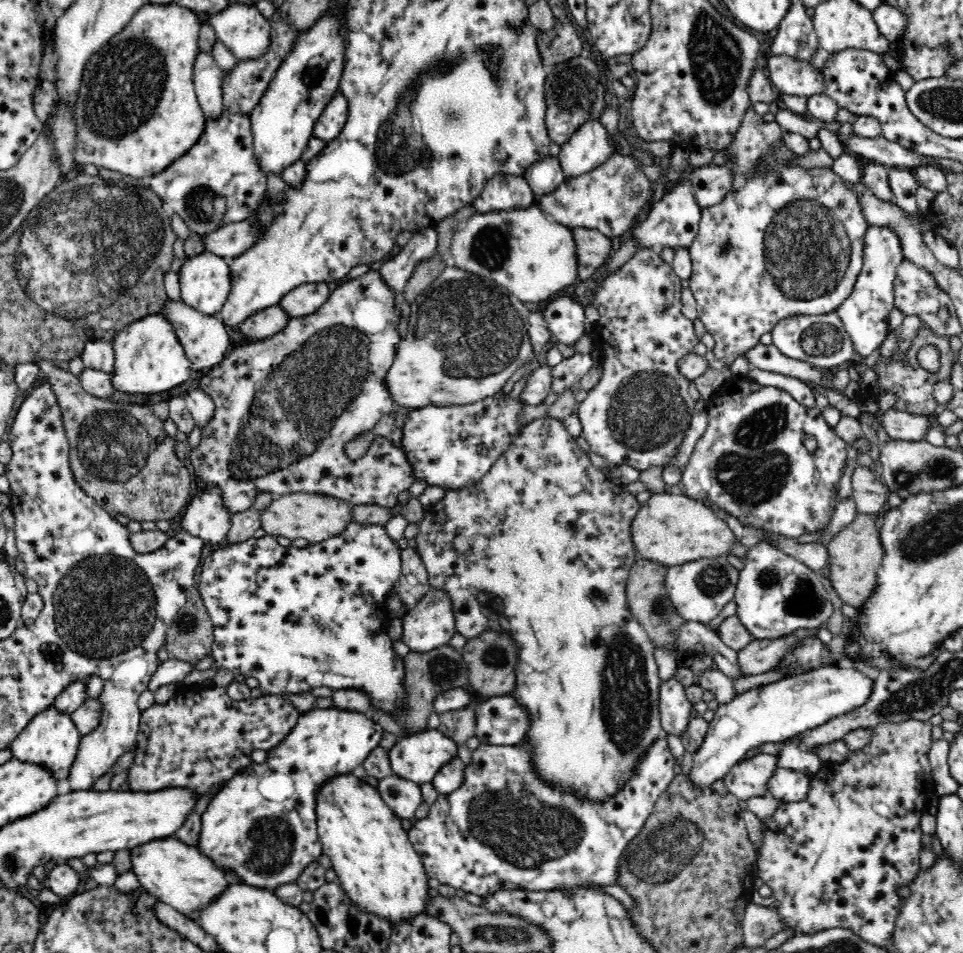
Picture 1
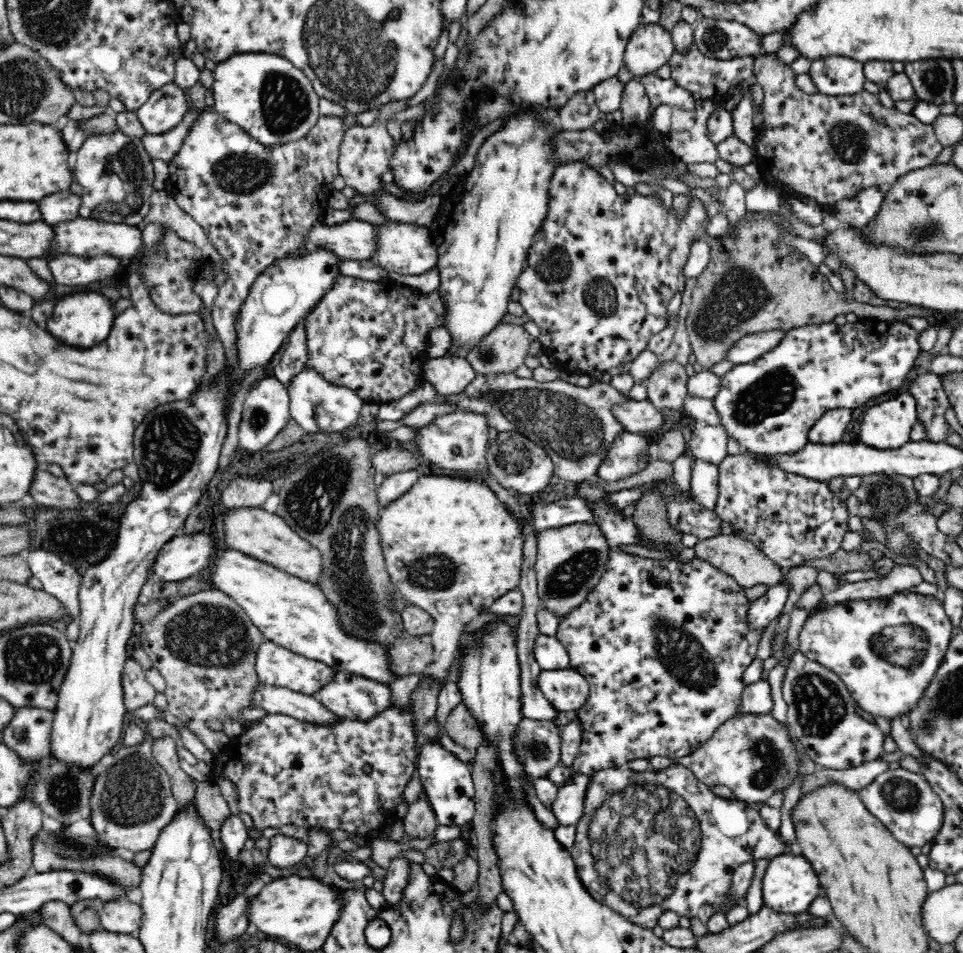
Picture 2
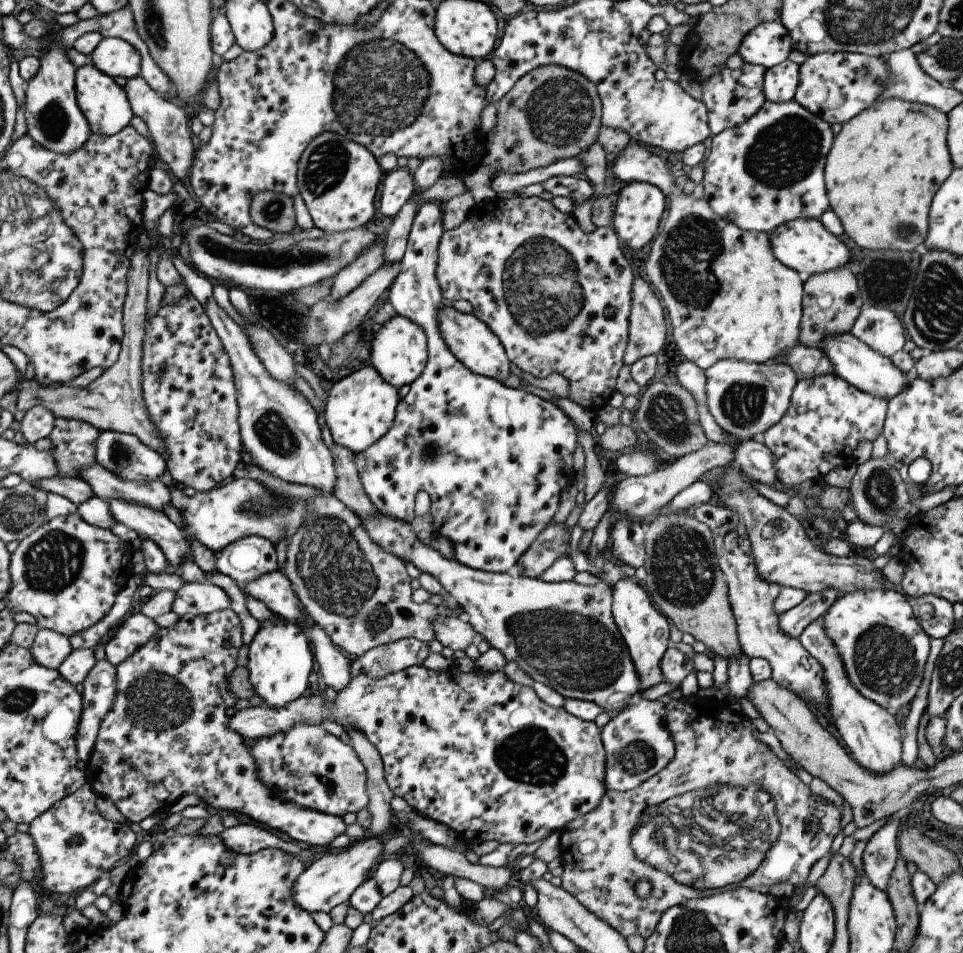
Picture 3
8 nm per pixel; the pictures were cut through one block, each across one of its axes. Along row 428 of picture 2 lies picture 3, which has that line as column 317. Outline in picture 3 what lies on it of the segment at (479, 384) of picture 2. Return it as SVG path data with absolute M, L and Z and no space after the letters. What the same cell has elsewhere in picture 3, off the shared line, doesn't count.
M319 495L311 497L306 500L307 502L307 518L303 522L303 525L298 529L298 532L289 540L287 544L286 558L284 564L281 566L280 571L286 575L286 578L290 579L296 596L300 599L301 606L307 611L307 614L313 619L316 625L320 625L320 628L330 637L330 640L346 653L351 659L355 659L362 656L365 652L368 652L374 647L384 646L388 643L405 639L406 637L412 637L418 639L420 642L430 642L434 640L433 622L436 619L442 619L445 616L460 616L460 614L451 611L442 605L431 605L428 602L418 604L412 600L412 587L410 587L411 578L406 571L406 563L395 557L394 555L387 553L381 546L378 546L365 531L362 526L359 516L351 511L339 498L332 495Z

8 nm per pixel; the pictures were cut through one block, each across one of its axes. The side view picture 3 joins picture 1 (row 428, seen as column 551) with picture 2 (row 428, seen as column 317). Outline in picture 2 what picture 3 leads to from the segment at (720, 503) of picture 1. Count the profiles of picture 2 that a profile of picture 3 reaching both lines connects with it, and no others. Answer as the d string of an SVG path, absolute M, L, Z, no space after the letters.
M693 423L693 430L689 444L692 454L700 461L714 464L716 467L727 458L726 444L728 435L725 428L708 424Z

